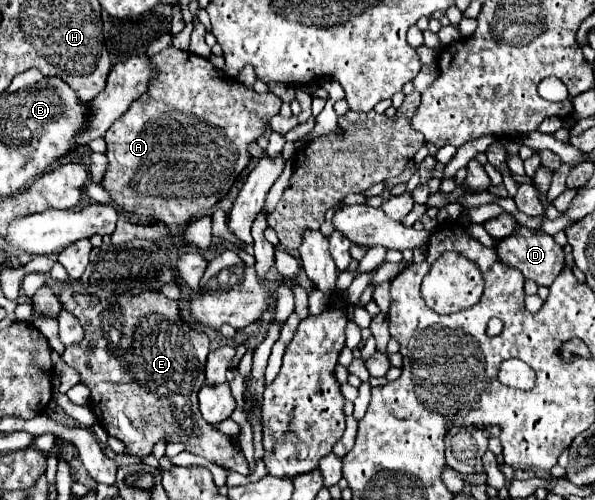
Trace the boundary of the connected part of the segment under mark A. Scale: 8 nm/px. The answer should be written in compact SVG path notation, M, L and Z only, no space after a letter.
M167 47L153 55L153 67L159 69L159 77L105 133L109 167L103 185L117 207L163 221L171 229L181 229L193 217L209 211L229 191L251 159L249 145L265 133L267 121L279 113L281 99L273 93L257 95L251 87L219 73L207 59L191 51Z

